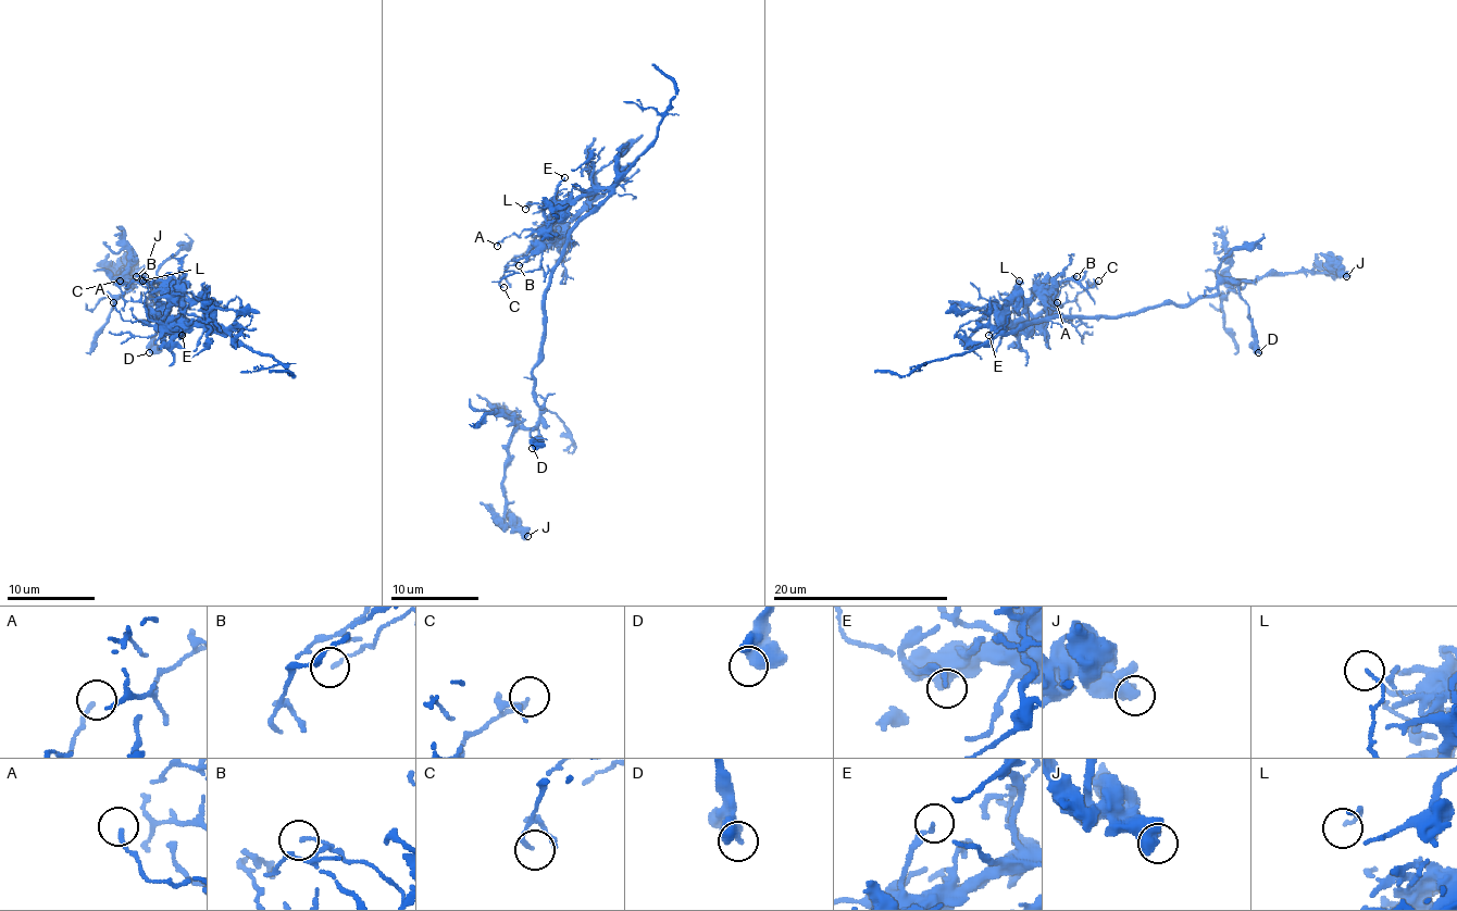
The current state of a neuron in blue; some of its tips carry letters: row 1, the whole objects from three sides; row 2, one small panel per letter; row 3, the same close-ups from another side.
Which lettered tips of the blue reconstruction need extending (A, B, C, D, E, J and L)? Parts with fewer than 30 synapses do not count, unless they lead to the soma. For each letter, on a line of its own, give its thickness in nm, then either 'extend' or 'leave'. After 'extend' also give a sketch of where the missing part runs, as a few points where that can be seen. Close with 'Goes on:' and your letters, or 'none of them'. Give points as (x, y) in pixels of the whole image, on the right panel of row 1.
A: 140 nm thick; leave
B: 120 nm thick; leave
C: 190 nm thick; leave
D: 550 nm thick; leave
E: 120 nm thick; leave
J: 480 nm thick; leave
L: 110 nm thick; leave
Goes on: none of them

